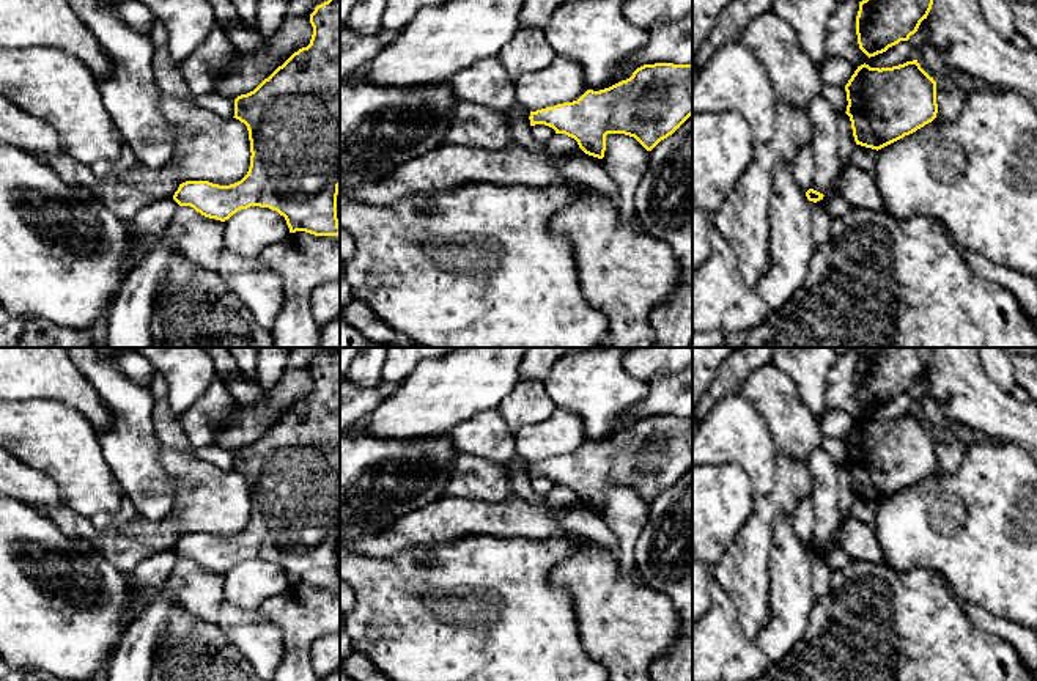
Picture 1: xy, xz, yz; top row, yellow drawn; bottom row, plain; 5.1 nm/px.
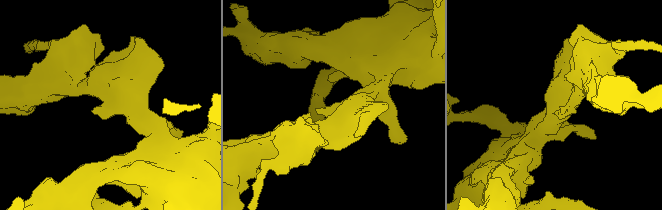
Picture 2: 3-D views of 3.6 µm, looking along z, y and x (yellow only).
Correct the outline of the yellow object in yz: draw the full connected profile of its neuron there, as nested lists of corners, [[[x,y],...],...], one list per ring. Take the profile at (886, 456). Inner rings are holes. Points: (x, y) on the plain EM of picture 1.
[[[917,412],[881,421],[864,415],[845,444],[856,497],[876,503],[932,475],[938,466],[936,434]]]

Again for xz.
[[[655,415],[609,440],[587,442],[578,453],[530,464],[530,478],[544,477],[574,491],[579,500],[603,511],[607,486],[634,489],[647,503],[672,488],[692,467],[692,417]]]

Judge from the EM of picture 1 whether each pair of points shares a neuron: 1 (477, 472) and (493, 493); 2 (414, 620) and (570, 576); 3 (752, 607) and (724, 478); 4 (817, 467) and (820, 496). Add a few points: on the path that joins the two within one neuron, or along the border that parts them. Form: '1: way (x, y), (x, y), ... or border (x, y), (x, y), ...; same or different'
1: way (480, 477), (491, 488); same
2: border (572, 549), (551, 579), (567, 592), (575, 611); different
3: border (754, 499), (754, 508), (748, 521), (716, 563); different
4: way (823, 474), (825, 489); same

